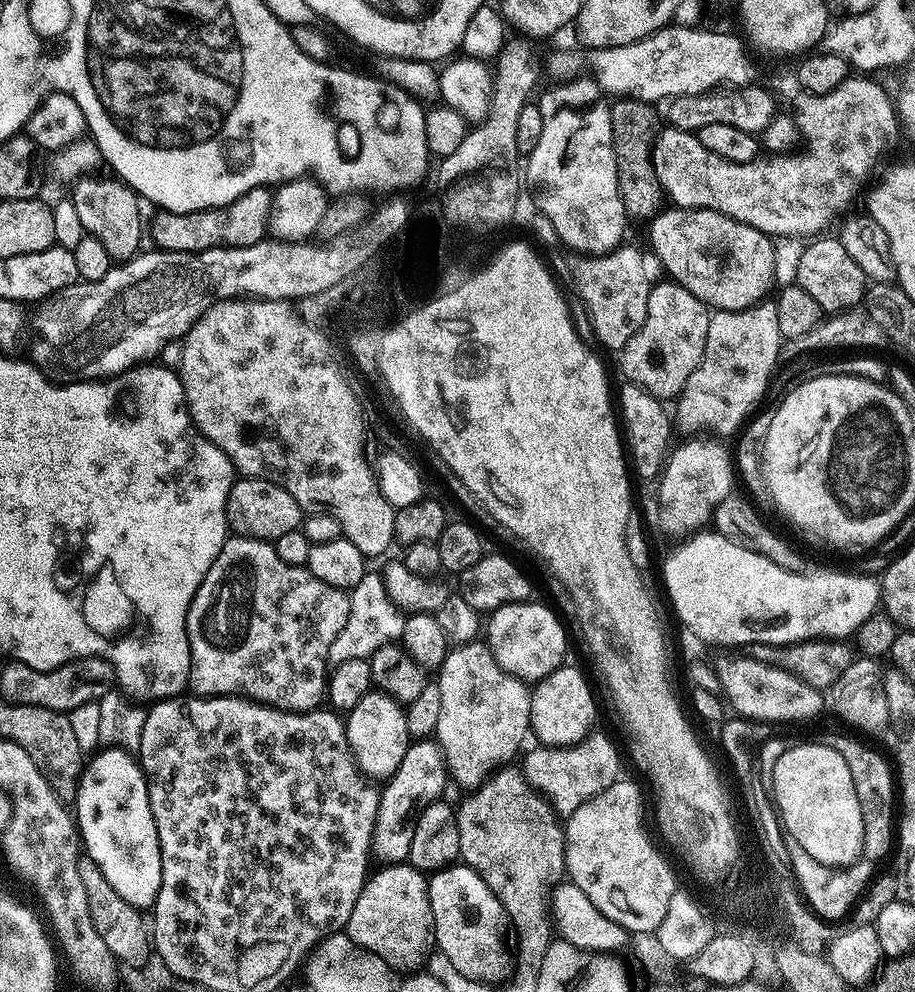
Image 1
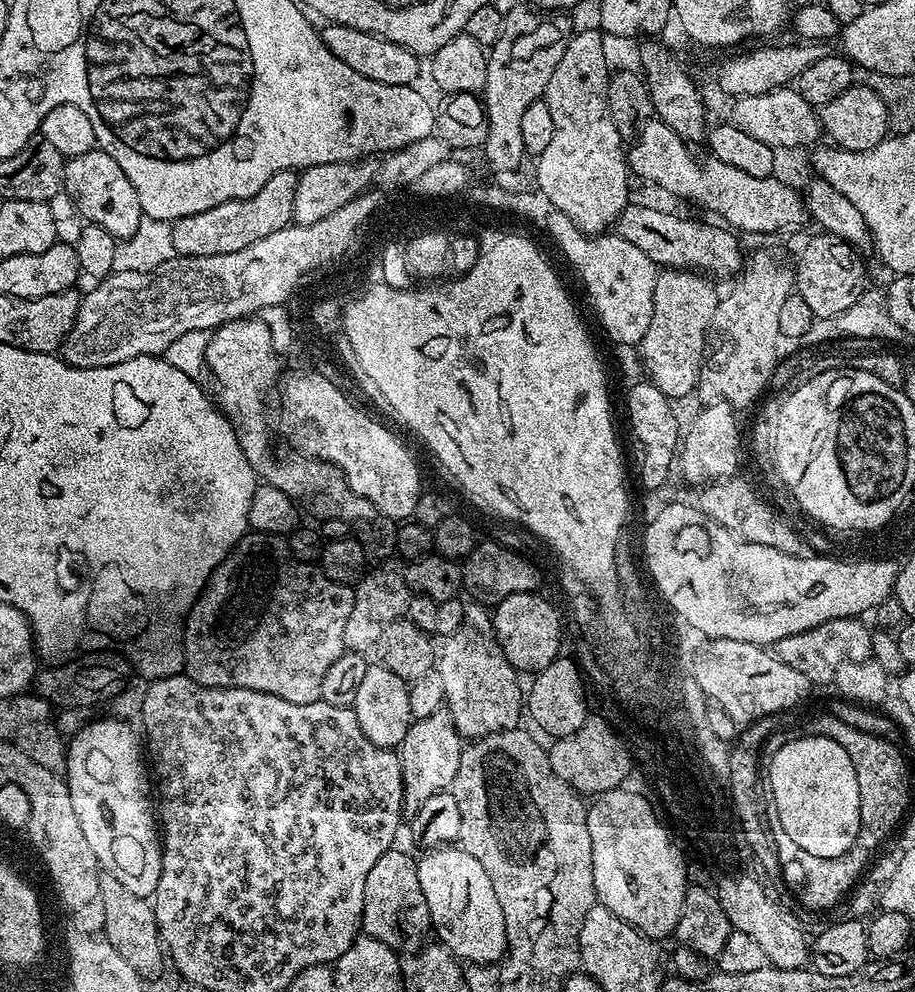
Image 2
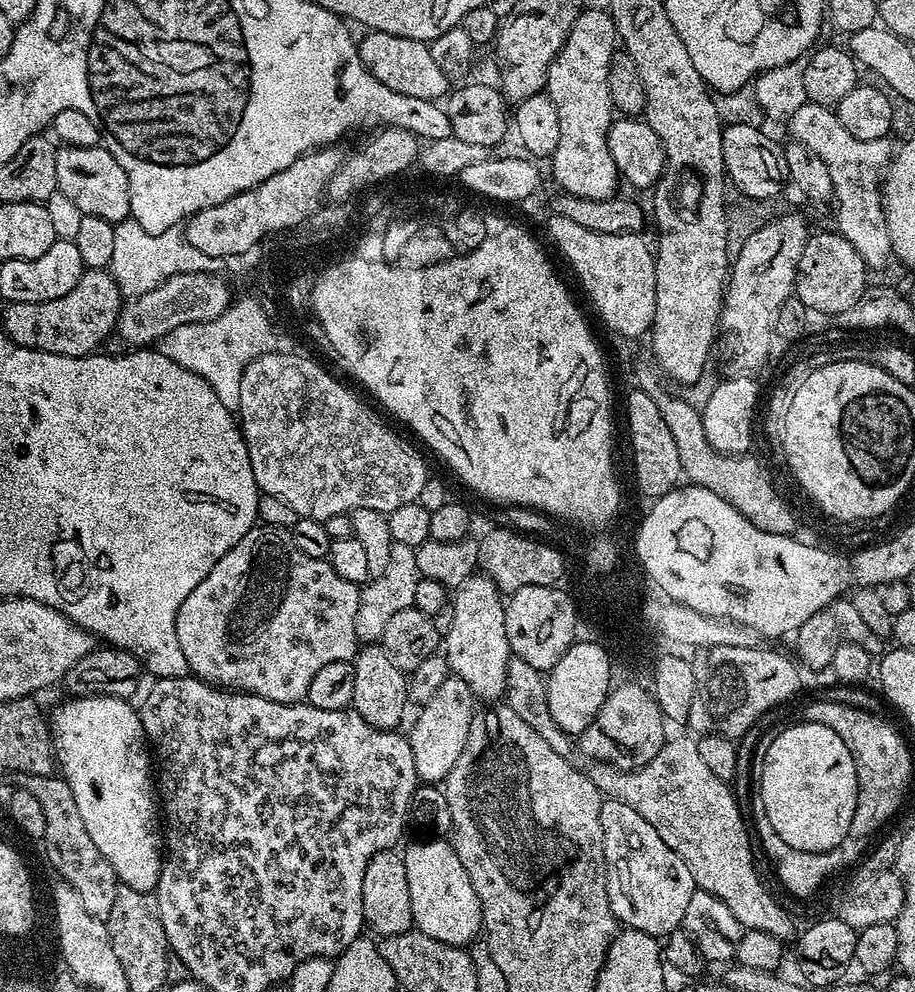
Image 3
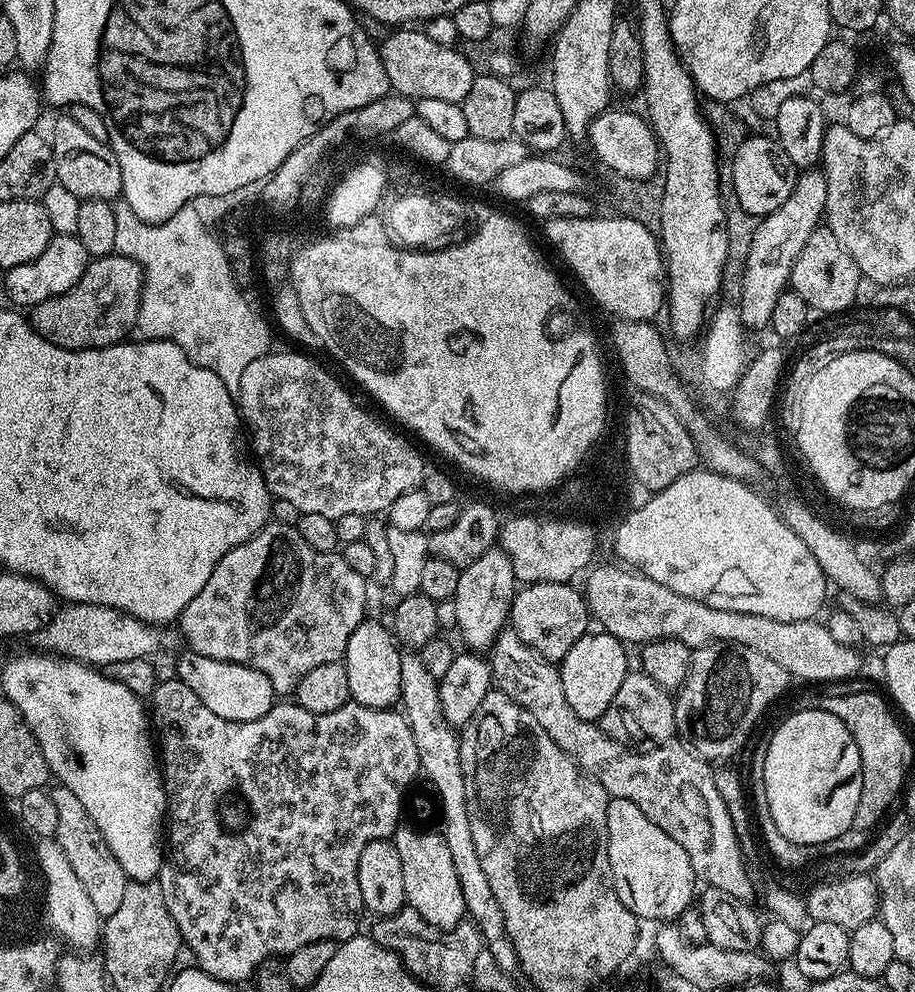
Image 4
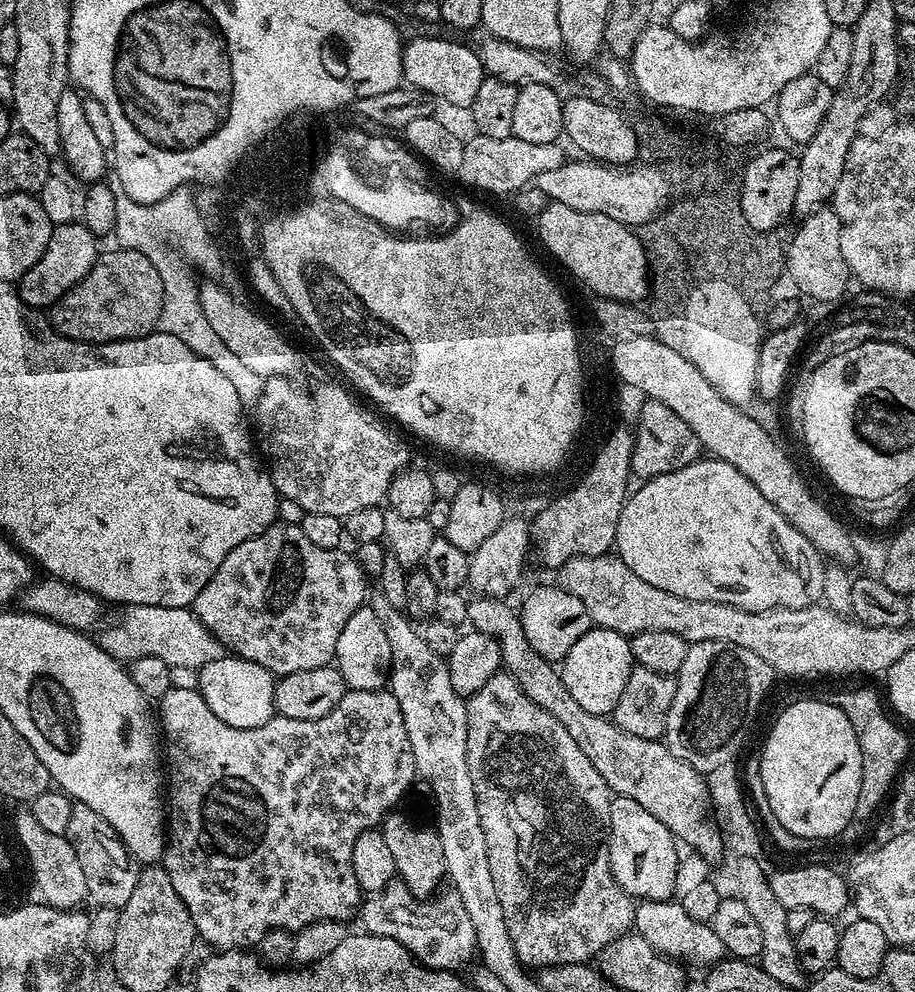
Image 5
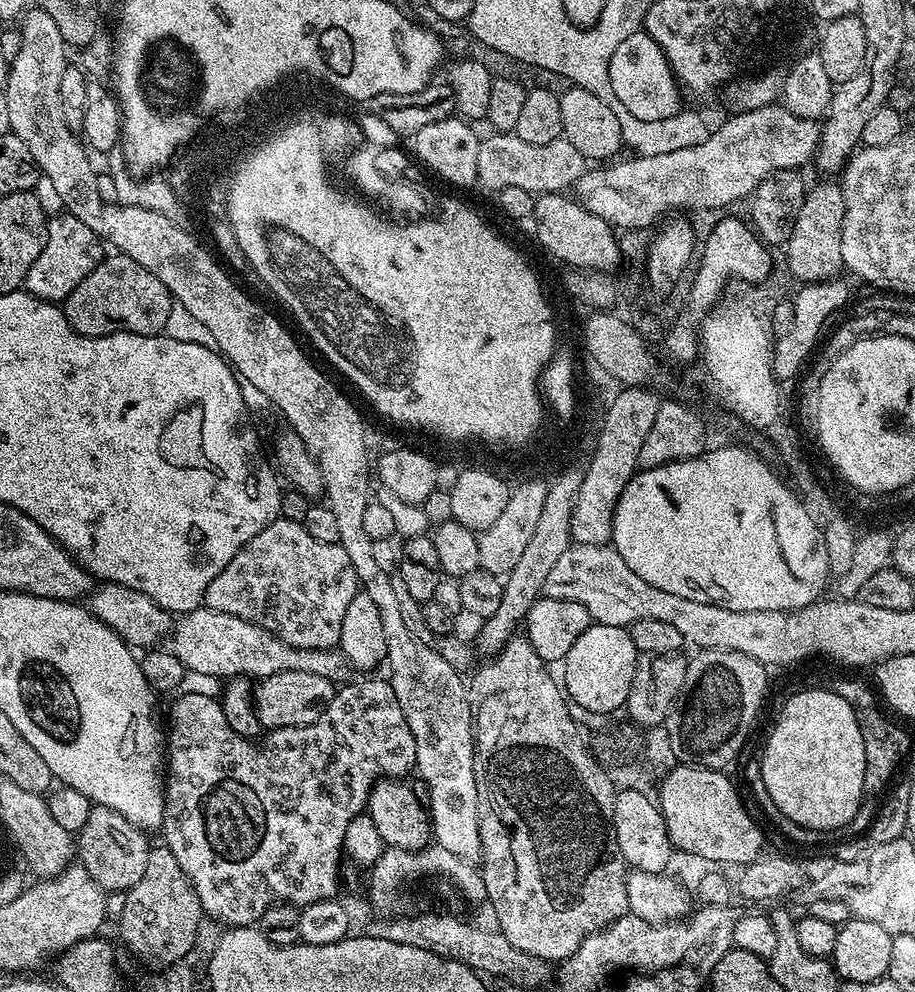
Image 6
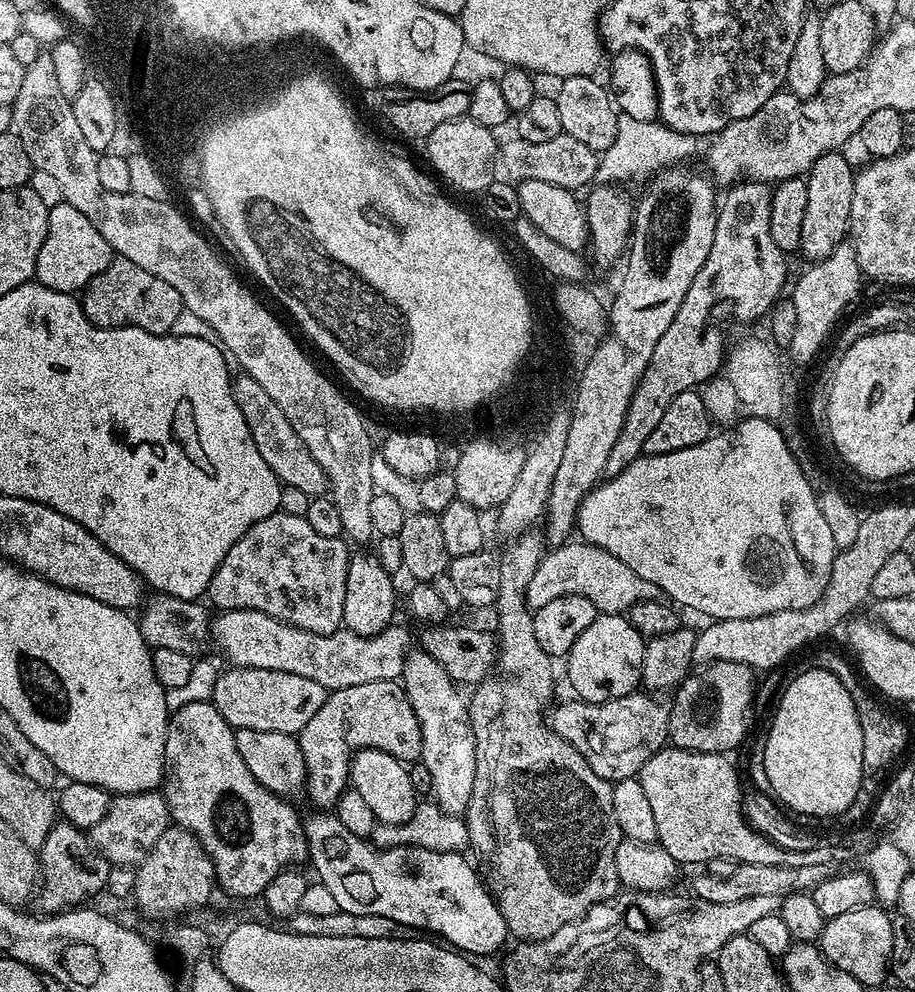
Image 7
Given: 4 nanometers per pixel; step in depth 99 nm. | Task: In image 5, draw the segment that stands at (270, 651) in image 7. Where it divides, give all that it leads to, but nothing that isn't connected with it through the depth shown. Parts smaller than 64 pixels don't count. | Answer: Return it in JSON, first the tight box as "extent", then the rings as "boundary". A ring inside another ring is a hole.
{"extent":[98,604,218,670],"boundary":[[[125,604],[115,609],[112,617],[107,617],[103,625],[104,633],[98,636],[102,651],[121,662],[131,662],[138,658],[162,658],[169,668],[193,668],[199,670],[214,658],[212,652],[218,648],[211,632],[193,614],[191,607],[171,608],[170,606],[142,606]]]}

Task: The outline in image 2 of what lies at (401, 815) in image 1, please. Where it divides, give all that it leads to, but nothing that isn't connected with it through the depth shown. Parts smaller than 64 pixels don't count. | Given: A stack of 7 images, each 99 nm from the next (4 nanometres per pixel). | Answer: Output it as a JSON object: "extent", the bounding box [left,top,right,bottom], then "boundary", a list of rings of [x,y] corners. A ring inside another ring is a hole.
{"extent":[398,710,462,817],"boundary":[[[446,710],[430,714],[430,718],[413,720],[408,725],[406,738],[402,738],[398,749],[400,765],[402,766],[403,815],[405,817],[415,816],[418,810],[422,810],[422,802],[434,798],[434,794],[447,792],[451,789],[454,774],[458,774],[461,751],[462,737],[456,731],[452,715]]]}

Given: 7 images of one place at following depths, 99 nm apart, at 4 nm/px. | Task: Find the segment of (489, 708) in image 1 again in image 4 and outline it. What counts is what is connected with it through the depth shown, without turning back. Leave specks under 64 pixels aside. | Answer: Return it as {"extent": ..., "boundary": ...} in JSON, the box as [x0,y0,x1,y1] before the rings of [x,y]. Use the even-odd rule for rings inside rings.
{"extent":[455,546,518,654],"boundary":[[[493,546],[470,566],[460,569],[455,602],[458,606],[456,628],[469,649],[484,654],[491,649],[499,632],[504,631],[512,615],[512,603],[518,591],[518,581],[510,558],[498,546]]]}

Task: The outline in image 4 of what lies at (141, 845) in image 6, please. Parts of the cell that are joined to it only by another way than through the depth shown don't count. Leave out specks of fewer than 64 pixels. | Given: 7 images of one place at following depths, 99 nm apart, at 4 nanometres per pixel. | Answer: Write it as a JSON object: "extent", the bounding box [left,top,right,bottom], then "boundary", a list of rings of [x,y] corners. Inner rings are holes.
{"extent":[51,786,130,918],"boundary":[[[56,786],[51,789],[54,807],[58,810],[58,830],[55,834],[55,841],[62,846],[62,854],[66,854],[66,862],[70,862],[74,874],[86,886],[86,894],[90,894],[90,902],[94,902],[94,910],[102,918],[114,914],[118,910],[122,898],[126,895],[126,886],[130,883],[128,875],[118,866],[118,858],[106,846],[106,838],[102,838],[102,830],[94,826],[94,818],[86,814],[86,806],[78,802],[78,794],[74,790],[63,786]]]}

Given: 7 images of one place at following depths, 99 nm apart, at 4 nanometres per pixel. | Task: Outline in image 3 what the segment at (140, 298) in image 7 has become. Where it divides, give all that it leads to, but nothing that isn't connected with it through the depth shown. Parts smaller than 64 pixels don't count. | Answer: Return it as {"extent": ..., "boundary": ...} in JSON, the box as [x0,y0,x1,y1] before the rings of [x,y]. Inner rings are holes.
{"extent":[2,268,122,356],"boundary":[[[89,268],[78,278],[78,286],[62,298],[46,302],[5,303],[2,330],[9,340],[30,350],[42,350],[63,356],[91,356],[109,335],[116,331],[122,307],[122,293],[111,271]]]}

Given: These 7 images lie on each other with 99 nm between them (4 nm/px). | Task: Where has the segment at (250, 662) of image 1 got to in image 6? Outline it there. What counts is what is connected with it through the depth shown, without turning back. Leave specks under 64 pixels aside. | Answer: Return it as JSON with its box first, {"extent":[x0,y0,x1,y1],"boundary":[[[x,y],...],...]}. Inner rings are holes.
{"extent":[204,518,357,650],"boundary":[[[278,518],[270,522],[266,530],[254,534],[254,538],[250,538],[250,542],[246,542],[246,546],[242,546],[234,558],[230,558],[226,570],[222,570],[222,574],[210,582],[204,595],[204,604],[222,614],[234,614],[254,622],[295,648],[322,650],[339,645],[342,622],[357,591],[356,571],[354,566],[350,566],[350,558],[339,543],[317,542],[310,538],[310,534],[306,534],[303,524]]]}

